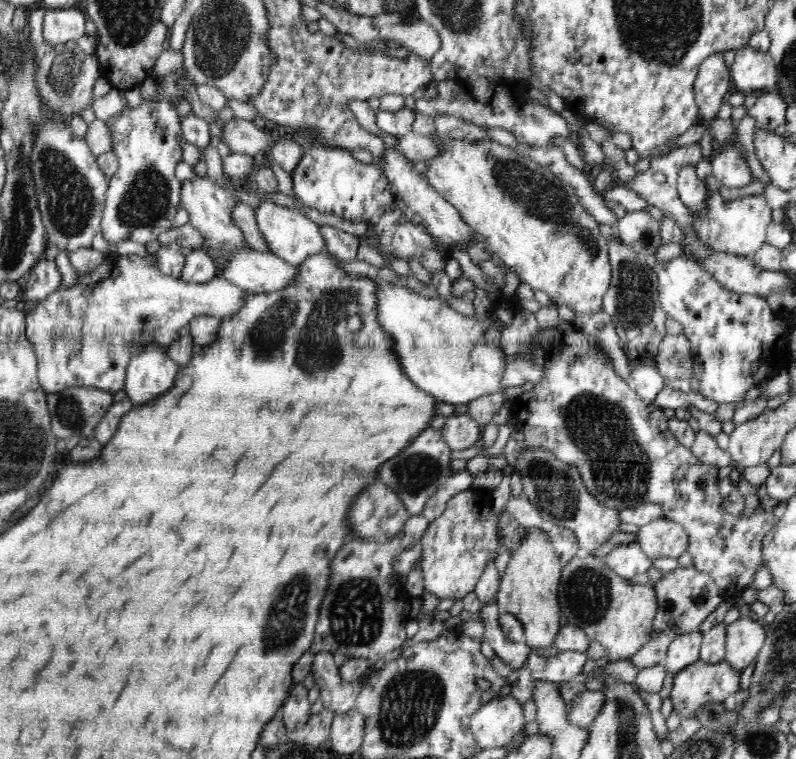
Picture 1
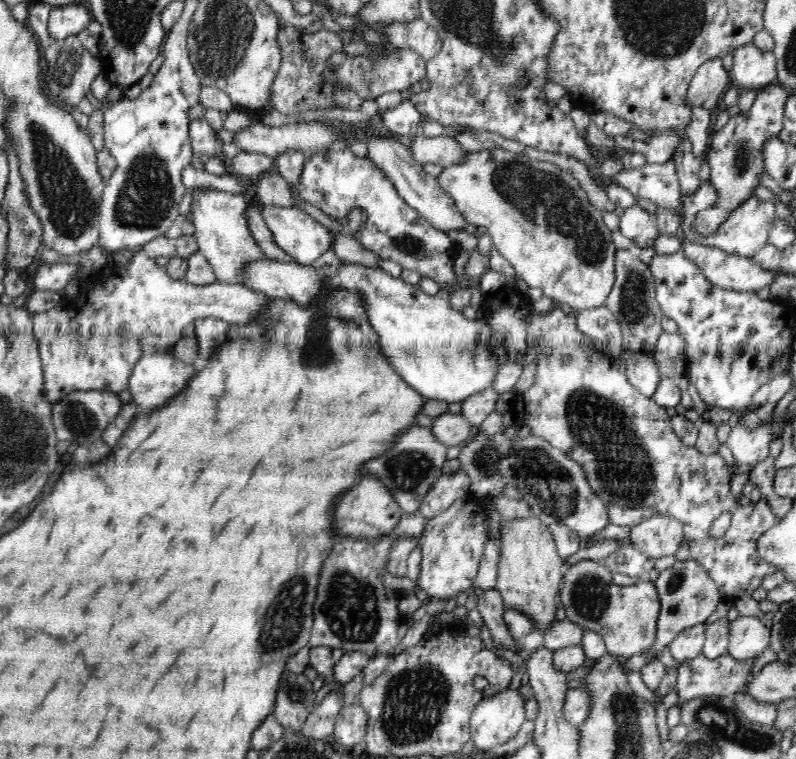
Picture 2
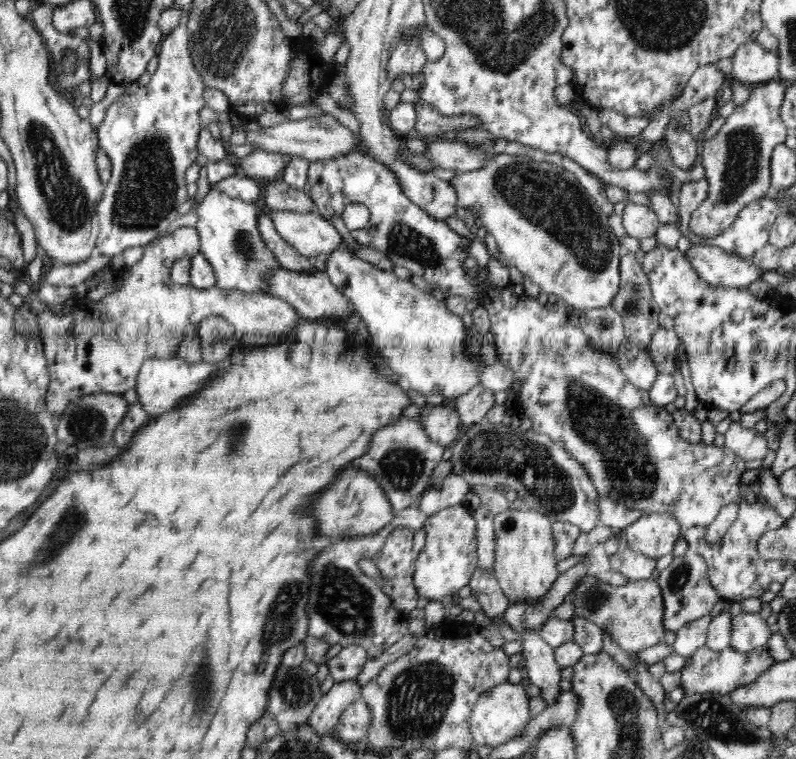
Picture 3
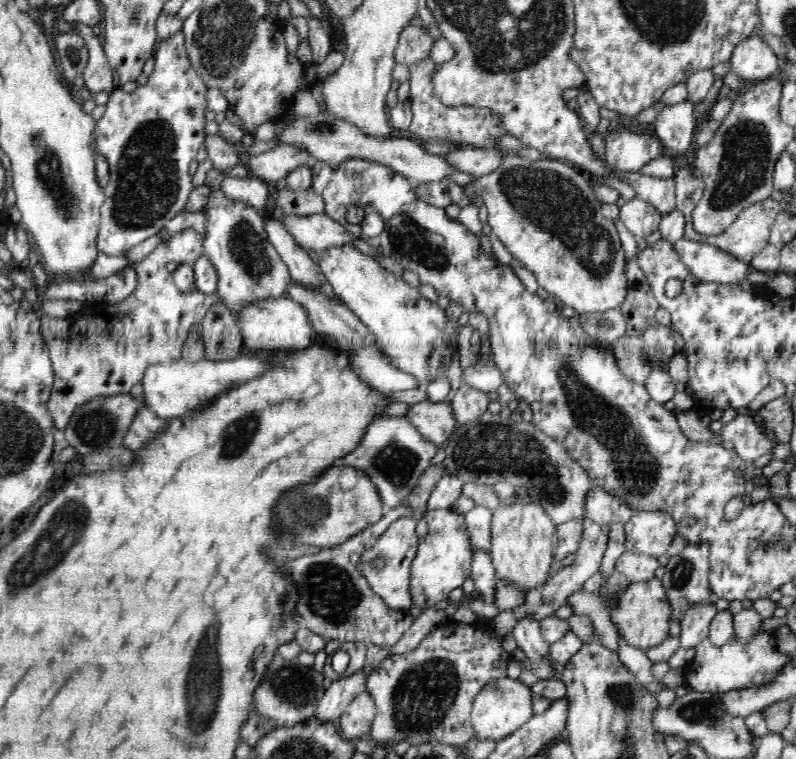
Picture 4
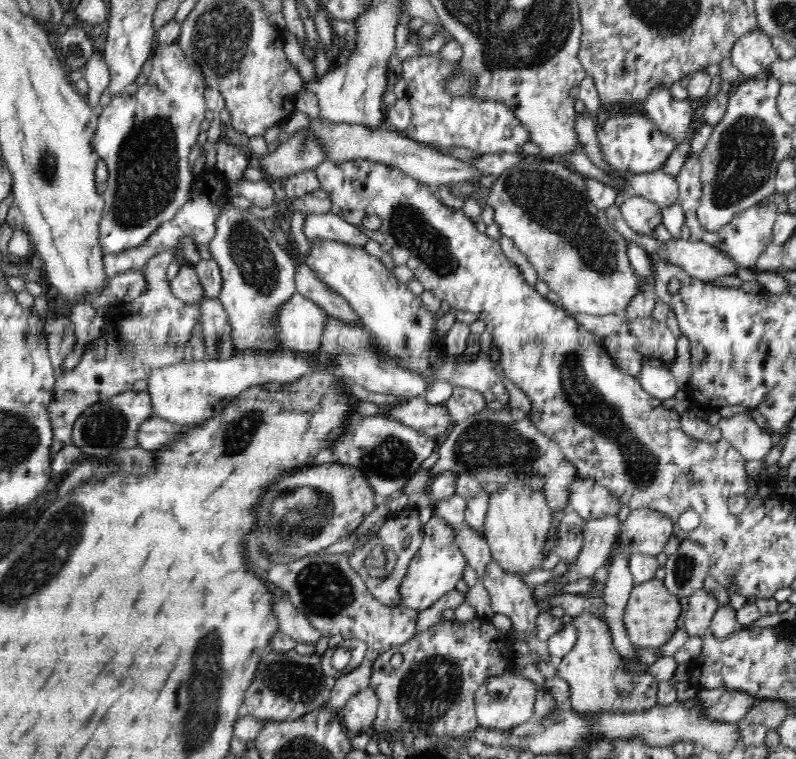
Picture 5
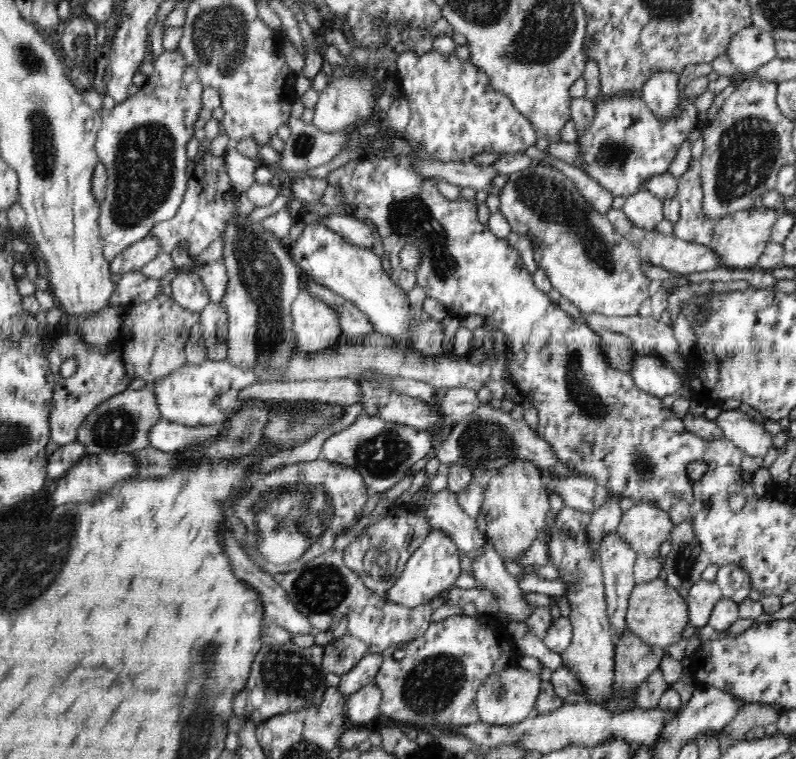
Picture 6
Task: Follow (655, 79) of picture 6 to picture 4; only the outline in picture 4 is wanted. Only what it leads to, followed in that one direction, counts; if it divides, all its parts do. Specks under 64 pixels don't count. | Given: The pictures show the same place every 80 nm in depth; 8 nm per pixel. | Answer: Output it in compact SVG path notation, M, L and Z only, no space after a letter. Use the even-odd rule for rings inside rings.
M687 100L668 105L659 112L653 123L654 134L666 147L666 152L674 154L680 164L694 158L696 126L693 105Z

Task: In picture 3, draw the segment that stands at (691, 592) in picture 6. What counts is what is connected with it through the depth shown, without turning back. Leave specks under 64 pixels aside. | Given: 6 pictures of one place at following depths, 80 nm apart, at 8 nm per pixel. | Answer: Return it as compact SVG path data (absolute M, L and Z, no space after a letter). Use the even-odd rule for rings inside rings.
M706 614L680 628L680 631L676 633L676 640L674 640L673 653L688 658L705 646L710 621L710 614Z

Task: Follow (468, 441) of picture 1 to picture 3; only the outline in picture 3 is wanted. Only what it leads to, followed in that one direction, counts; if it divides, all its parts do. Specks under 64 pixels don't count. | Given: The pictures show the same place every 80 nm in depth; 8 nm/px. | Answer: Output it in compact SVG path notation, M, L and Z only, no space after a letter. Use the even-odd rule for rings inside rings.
M428 404L424 408L420 408L420 411L420 425L424 427L428 438L443 447L450 447L464 427L458 413L447 405L443 407L442 404Z

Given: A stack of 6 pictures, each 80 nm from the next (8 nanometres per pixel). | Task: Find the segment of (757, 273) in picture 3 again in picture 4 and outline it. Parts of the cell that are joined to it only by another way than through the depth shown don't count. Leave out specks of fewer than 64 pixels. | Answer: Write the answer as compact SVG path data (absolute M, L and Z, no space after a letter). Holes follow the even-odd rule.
M687 239L677 240L673 246L692 275L704 282L738 285L746 280L754 268L728 254L721 248Z

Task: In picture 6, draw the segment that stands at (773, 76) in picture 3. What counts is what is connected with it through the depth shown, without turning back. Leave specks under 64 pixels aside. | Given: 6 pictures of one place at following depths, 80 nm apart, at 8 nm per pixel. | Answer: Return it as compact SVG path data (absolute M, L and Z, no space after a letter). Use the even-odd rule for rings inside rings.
M752 24L736 32L728 46L727 56L740 72L755 73L777 57L775 39L770 32Z

